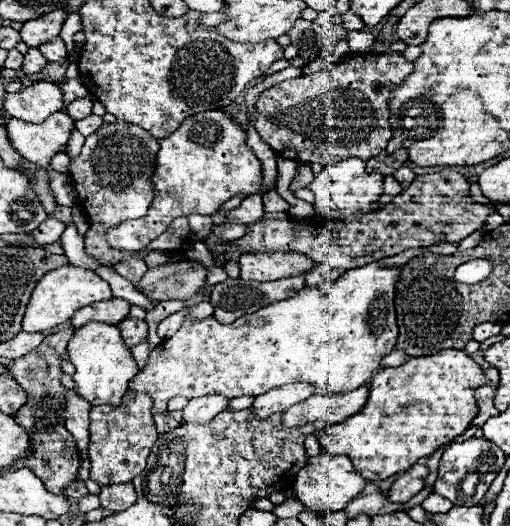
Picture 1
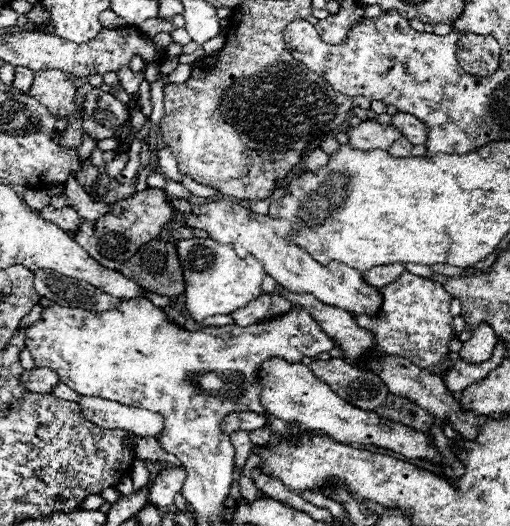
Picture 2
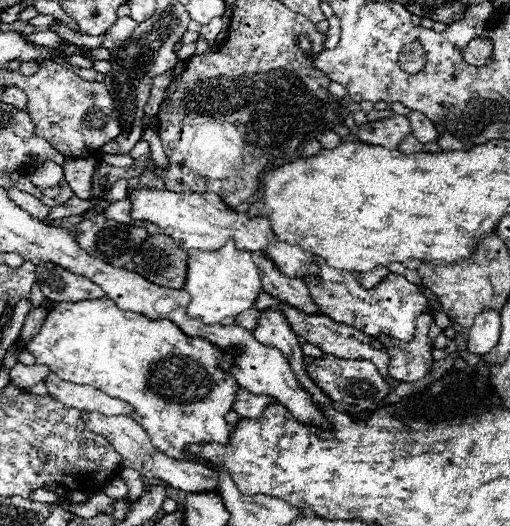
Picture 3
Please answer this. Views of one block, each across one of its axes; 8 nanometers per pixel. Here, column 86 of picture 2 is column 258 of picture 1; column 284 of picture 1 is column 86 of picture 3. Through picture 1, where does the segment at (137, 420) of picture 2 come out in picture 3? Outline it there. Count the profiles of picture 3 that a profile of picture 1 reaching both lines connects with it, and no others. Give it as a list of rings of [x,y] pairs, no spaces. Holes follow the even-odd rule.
[[[50,372],[44,380],[48,394],[56,398],[58,402],[78,408],[78,410],[98,410],[106,416],[118,416],[118,414],[132,414],[132,406],[128,402],[122,402],[118,398],[110,398],[102,390],[86,384],[74,384],[58,378],[54,372]]]

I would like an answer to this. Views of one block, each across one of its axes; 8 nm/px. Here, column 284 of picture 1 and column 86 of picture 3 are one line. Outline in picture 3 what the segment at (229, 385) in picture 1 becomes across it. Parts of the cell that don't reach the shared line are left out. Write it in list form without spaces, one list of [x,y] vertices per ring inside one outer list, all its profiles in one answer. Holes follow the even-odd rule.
[[[96,298],[90,302],[62,302],[56,304],[50,316],[44,320],[38,336],[26,346],[36,362],[48,366],[62,380],[94,386],[114,398],[122,398],[134,406],[132,418],[148,432],[152,444],[172,456],[202,462],[194,456],[184,456],[184,446],[194,442],[226,444],[230,438],[230,426],[224,416],[232,408],[238,384],[224,374],[224,368],[232,366],[232,352],[222,352],[204,338],[186,336],[174,322],[148,320],[142,314],[120,310],[110,298]]]

